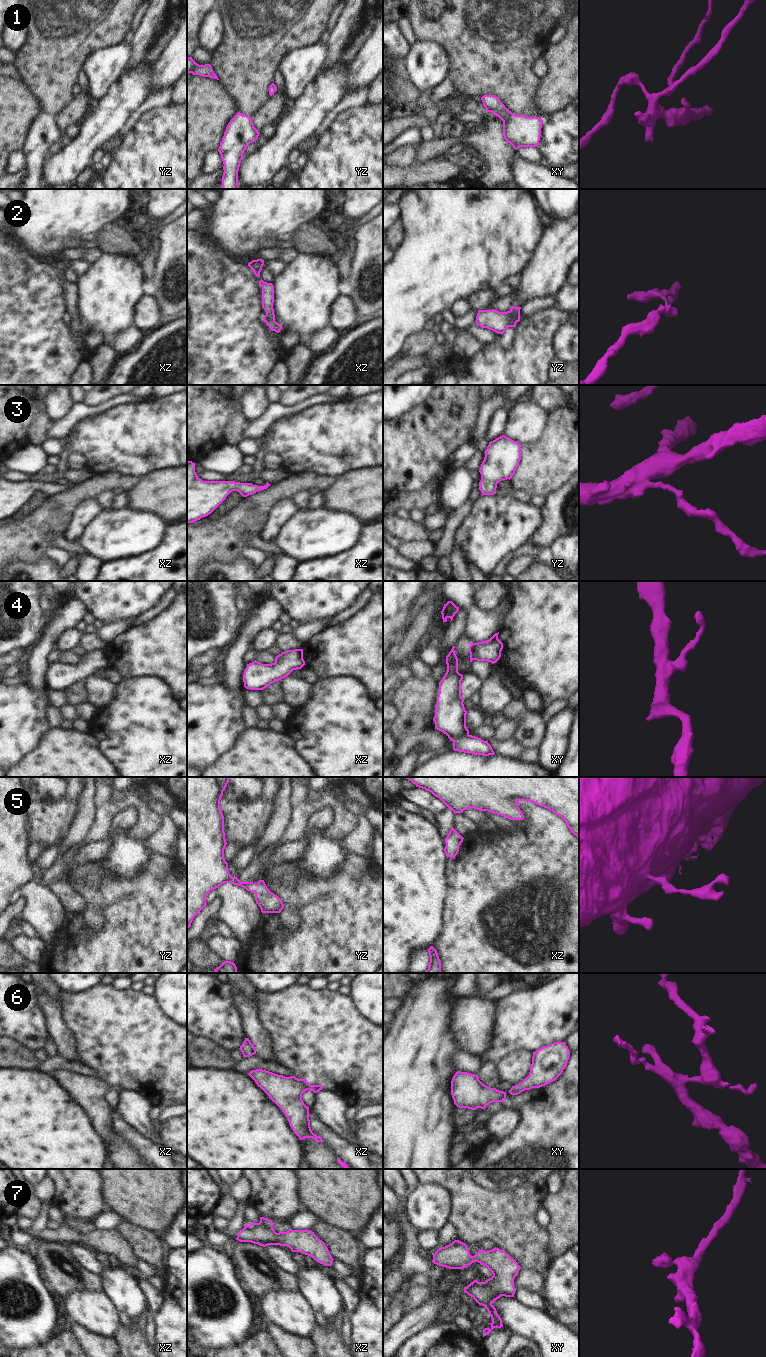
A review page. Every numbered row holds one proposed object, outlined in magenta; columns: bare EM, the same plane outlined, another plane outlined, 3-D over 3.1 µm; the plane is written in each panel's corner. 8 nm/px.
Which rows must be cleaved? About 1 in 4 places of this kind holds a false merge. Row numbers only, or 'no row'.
2

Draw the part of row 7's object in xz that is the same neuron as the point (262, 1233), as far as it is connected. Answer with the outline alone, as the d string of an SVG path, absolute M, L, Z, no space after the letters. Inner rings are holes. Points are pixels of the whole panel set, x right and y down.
M260 1217L259 1223L245 1225L237 1234L236 1240L251 1242L260 1246L287 1246L292 1252L300 1252L311 1256L315 1261L325 1266L331 1266L333 1258L325 1245L311 1230L292 1230L276 1233L272 1220Z

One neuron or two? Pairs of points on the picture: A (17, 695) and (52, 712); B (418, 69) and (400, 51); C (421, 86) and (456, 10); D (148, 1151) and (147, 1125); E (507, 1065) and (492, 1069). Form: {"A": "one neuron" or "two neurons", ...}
{"A": "two neurons", "B": "two neurons", "C": "two neurons", "D": "two neurons", "E": "two neurons"}

